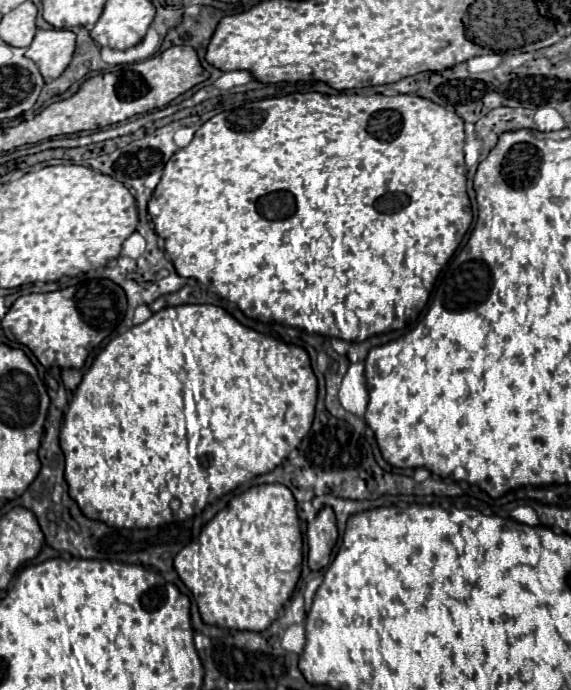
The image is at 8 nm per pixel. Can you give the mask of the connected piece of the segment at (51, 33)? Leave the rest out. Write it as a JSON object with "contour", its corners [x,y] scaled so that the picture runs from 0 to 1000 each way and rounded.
{"contour":[[[67,42],[46,80],[67,94],[74,112],[98,114],[126,88],[133,51],[123,42]]]}

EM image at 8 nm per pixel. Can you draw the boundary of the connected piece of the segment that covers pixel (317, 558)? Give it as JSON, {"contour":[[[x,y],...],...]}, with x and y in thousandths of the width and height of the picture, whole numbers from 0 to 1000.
{"contour":[[[564,735],[550,755],[539,758],[539,819],[546,828],[557,828],[578,816],[581,793],[588,790],[592,770],[588,770],[588,749],[581,735]]]}

